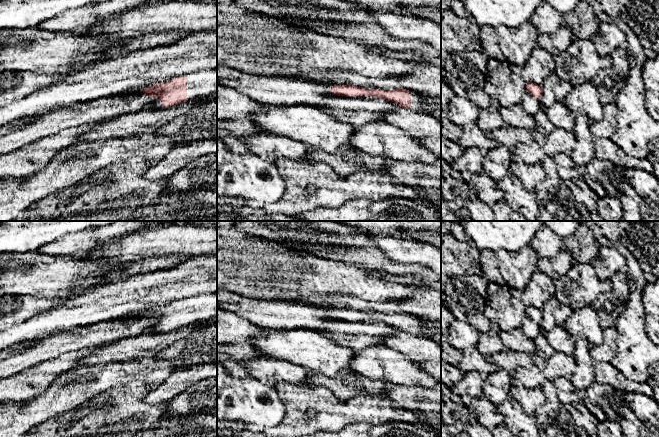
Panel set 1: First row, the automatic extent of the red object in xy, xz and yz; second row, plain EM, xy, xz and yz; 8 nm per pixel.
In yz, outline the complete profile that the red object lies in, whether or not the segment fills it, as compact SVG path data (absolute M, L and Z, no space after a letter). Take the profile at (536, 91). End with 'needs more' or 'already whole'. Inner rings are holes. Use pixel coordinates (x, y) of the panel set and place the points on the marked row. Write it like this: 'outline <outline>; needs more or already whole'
outline M531 82L526 83L526 93L522 96L521 105L528 114L533 116L539 110L543 109L539 101L542 94L542 86Z; needs more

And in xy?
outline M217 69L198 71L154 84L144 88L143 94L156 99L148 106L152 110L217 94Z; needs more

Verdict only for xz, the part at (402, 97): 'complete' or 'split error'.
split error

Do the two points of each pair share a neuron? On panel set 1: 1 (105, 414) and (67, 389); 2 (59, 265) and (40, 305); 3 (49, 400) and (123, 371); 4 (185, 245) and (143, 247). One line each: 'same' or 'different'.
1: different
2: different
3: same
4: same

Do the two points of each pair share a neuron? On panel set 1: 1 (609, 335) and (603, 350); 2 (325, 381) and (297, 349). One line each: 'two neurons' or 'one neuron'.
1: one neuron
2: two neurons

